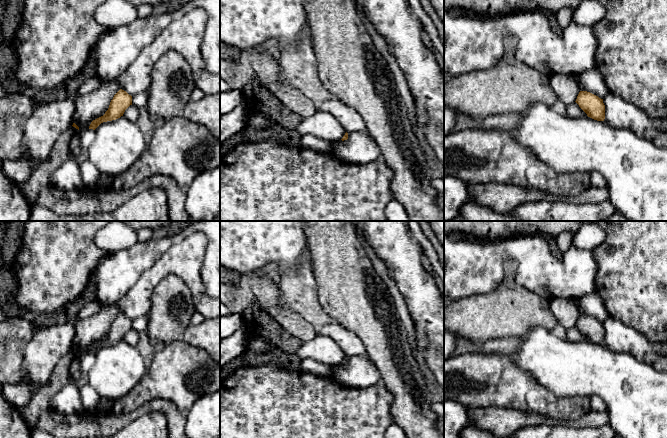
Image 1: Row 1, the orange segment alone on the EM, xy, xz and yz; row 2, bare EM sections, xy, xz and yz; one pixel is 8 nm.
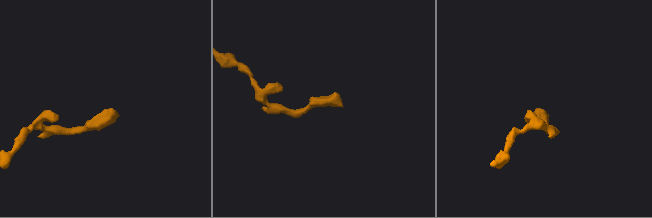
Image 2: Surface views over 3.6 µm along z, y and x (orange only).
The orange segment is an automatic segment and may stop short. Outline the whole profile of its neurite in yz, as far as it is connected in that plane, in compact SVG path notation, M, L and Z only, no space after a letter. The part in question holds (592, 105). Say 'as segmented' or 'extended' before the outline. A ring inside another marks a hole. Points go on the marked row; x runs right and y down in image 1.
as segmented; M580 91L575 102L588 117L597 121L604 121L605 105L603 99L590 92Z

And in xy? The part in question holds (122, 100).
as segmented; M120 89L110 102L108 110L105 114L95 120L93 120L89 126L89 129L95 130L101 123L112 121L123 116L125 110L132 105L132 96L126 91Z

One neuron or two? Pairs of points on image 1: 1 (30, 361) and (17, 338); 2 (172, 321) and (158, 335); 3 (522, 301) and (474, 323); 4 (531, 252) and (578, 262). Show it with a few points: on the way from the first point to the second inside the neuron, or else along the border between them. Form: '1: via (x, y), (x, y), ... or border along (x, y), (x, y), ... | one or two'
1: border along (36, 331), (24, 349), (23, 372) | two
2: via (169, 324), (161, 332) | one
3: via (510, 311), (486, 317) | one
4: via (543, 264), (545, 266), (566, 266) | one

